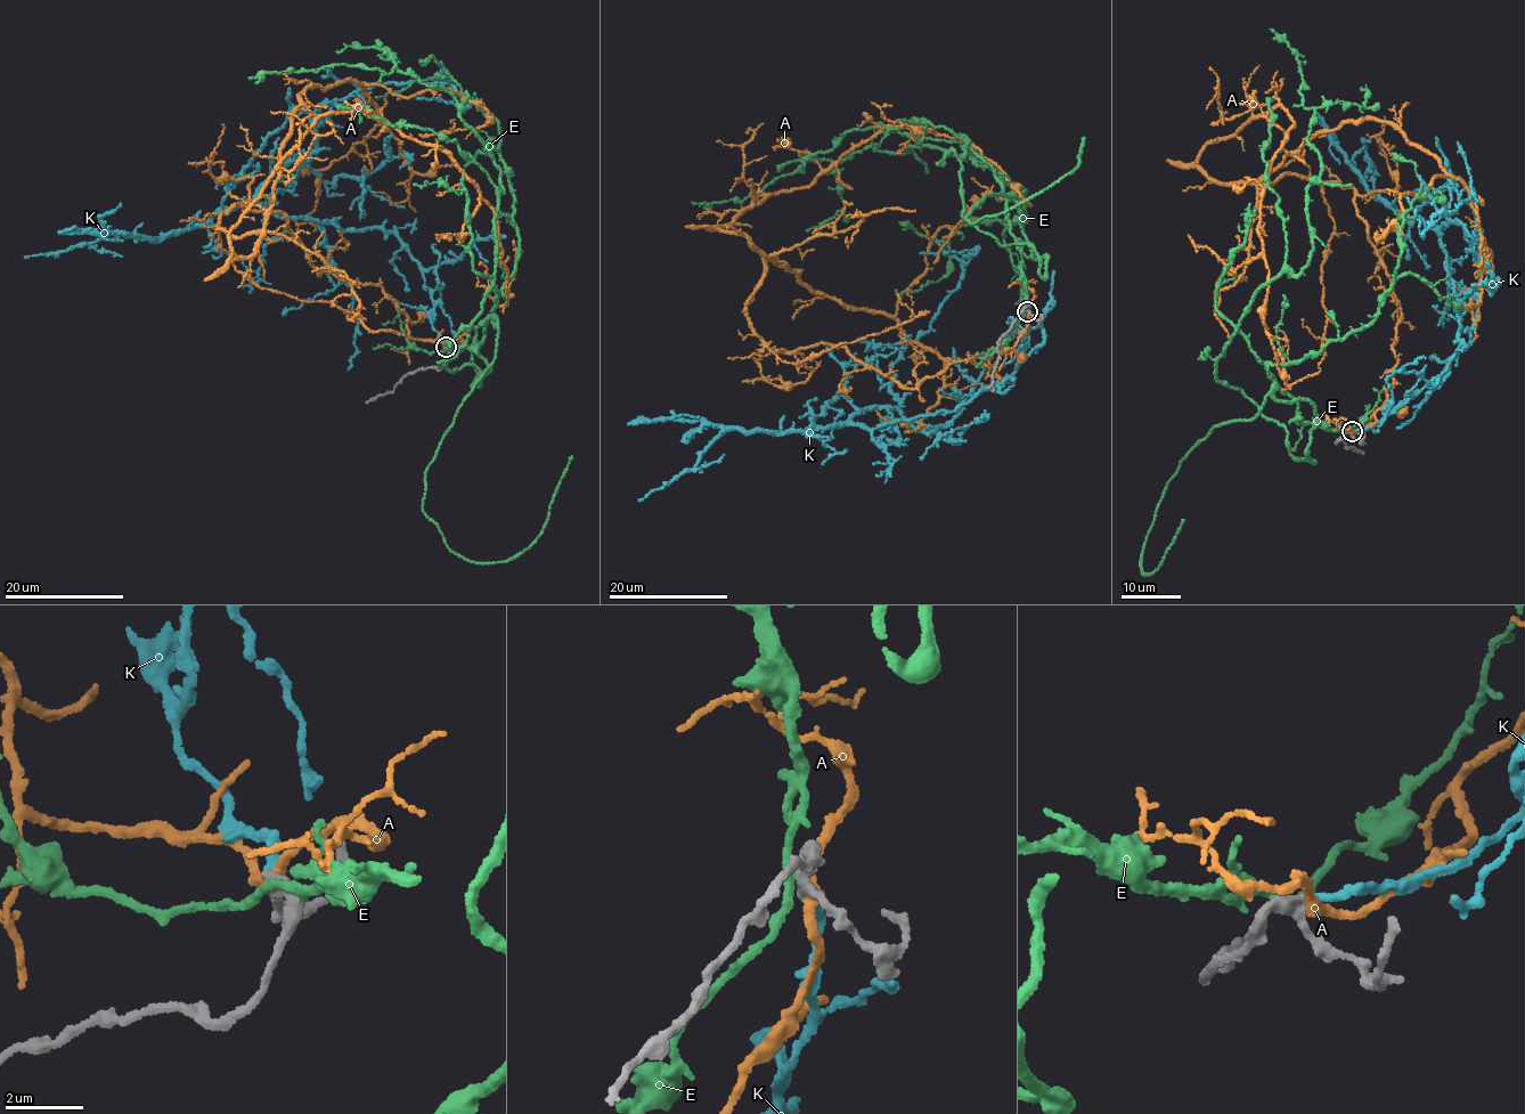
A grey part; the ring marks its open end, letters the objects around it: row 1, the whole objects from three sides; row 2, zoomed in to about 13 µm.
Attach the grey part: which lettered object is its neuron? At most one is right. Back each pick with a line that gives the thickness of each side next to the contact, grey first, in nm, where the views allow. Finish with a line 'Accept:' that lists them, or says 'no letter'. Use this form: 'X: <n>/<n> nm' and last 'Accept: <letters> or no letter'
K: 300/200 nm
Accept: K

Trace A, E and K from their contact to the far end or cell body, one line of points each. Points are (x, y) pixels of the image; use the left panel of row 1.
A: (447, 347), (280, 212), (221, 216), (253, 254), (229, 237), (353, 110), (478, 188), (504, 305), (479, 265)
E: (447, 349), (472, 348), (498, 292), (491, 278), (499, 168), (456, 102), (393, 68), (342, 63), (249, 79)
K: (447, 346), (399, 240), (258, 201), (361, 90), (446, 82), (467, 103), (416, 99)

